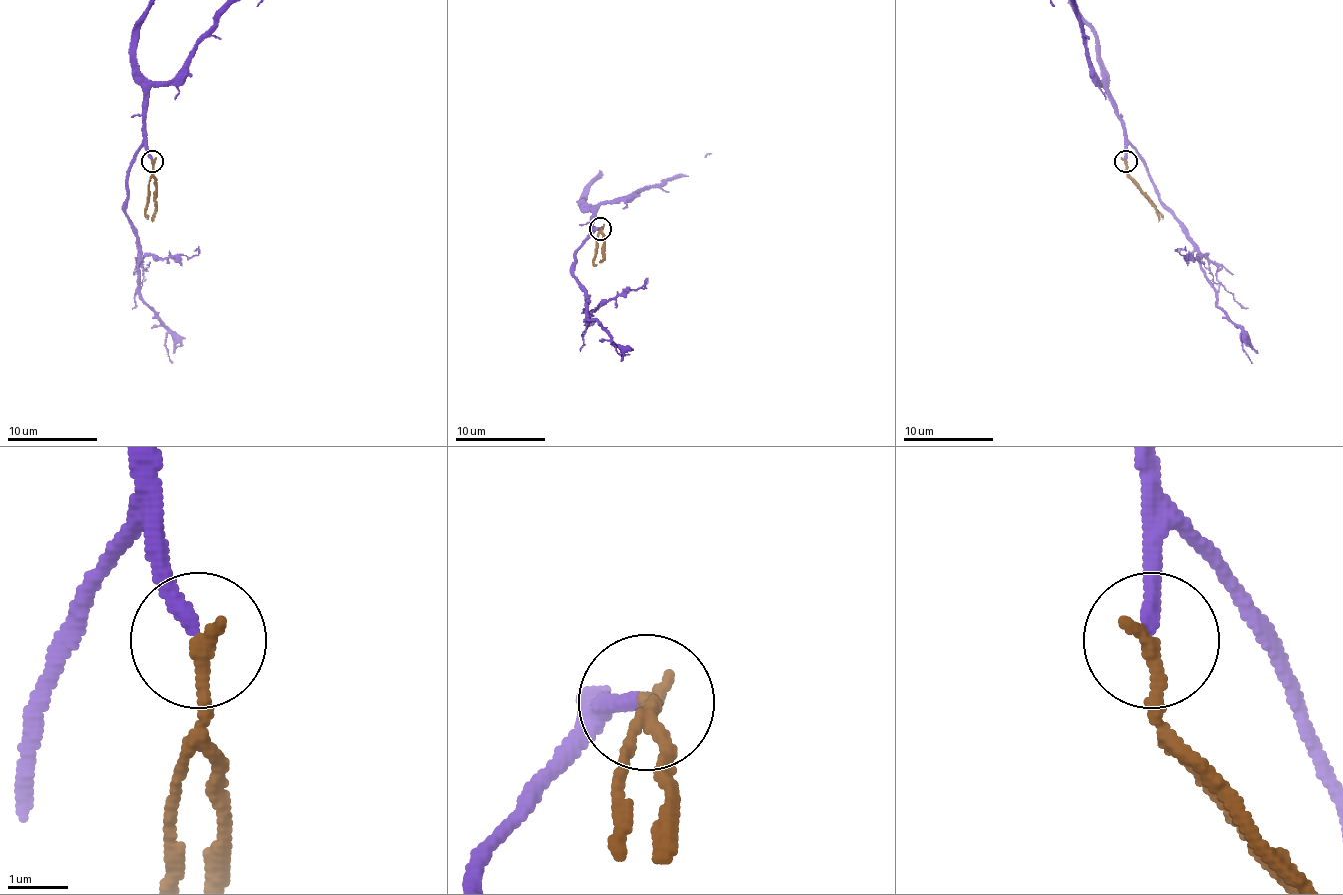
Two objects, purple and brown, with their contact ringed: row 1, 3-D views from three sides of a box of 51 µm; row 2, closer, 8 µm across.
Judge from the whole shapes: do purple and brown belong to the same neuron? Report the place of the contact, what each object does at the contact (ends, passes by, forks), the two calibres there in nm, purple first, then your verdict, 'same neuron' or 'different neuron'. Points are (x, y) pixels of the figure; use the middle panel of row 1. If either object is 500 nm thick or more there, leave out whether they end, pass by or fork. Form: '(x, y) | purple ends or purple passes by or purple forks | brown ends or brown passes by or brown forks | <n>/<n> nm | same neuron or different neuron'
(600, 229) | purple ends | brown ends | 240/280 nm | different neuron

